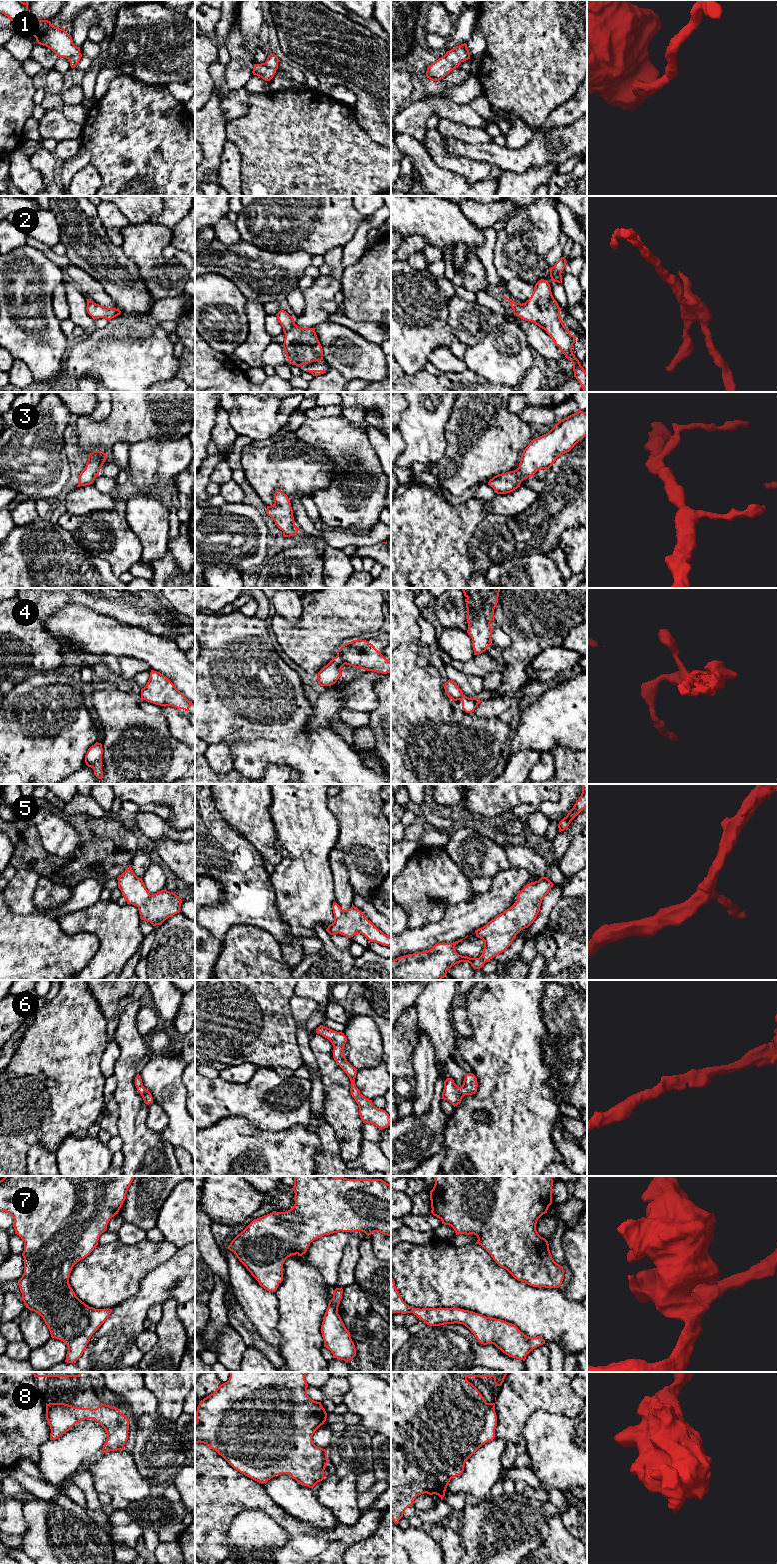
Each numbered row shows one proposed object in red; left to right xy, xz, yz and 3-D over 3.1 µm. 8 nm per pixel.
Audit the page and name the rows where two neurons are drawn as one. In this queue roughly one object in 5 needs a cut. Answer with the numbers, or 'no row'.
4

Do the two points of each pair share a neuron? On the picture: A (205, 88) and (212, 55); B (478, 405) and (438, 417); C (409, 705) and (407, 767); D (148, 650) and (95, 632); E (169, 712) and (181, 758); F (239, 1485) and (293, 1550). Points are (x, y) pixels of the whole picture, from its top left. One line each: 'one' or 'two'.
A: one
B: two
C: one
D: one
E: two
F: one

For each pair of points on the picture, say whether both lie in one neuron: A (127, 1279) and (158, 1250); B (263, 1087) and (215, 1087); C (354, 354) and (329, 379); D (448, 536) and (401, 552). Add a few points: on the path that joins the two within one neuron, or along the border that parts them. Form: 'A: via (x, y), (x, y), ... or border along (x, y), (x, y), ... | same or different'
A: via (135, 1271), (150, 1256) | same
B: via (251, 1091), (227, 1091) | same
C: border along (331, 368), (334, 368), (347, 380) | different
D: via (436, 538), (428, 538), (413, 551) | same

